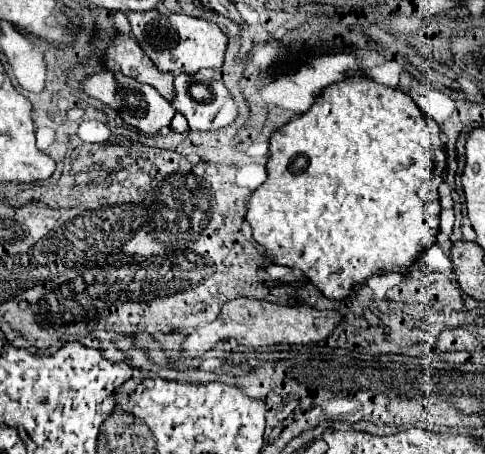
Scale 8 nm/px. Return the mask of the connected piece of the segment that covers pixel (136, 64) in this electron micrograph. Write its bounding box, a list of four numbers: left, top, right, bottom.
[105,34,175,102]

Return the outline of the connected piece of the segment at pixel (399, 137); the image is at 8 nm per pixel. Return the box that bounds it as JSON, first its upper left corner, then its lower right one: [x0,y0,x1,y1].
[245,78,445,300]

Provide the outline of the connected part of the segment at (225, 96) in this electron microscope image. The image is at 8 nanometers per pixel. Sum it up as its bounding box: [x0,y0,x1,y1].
[173,74,239,132]

